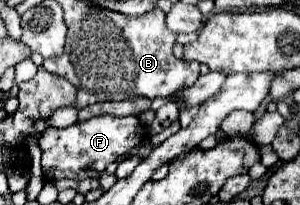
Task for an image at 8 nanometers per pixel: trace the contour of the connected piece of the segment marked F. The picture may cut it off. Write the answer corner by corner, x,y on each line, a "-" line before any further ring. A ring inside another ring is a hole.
92,117
82,123
74,123
64,129
48,127
38,145
42,149
42,171
46,181
58,179
86,179
86,169
102,173
108,163
116,161
120,155
142,143
142,123
138,117

